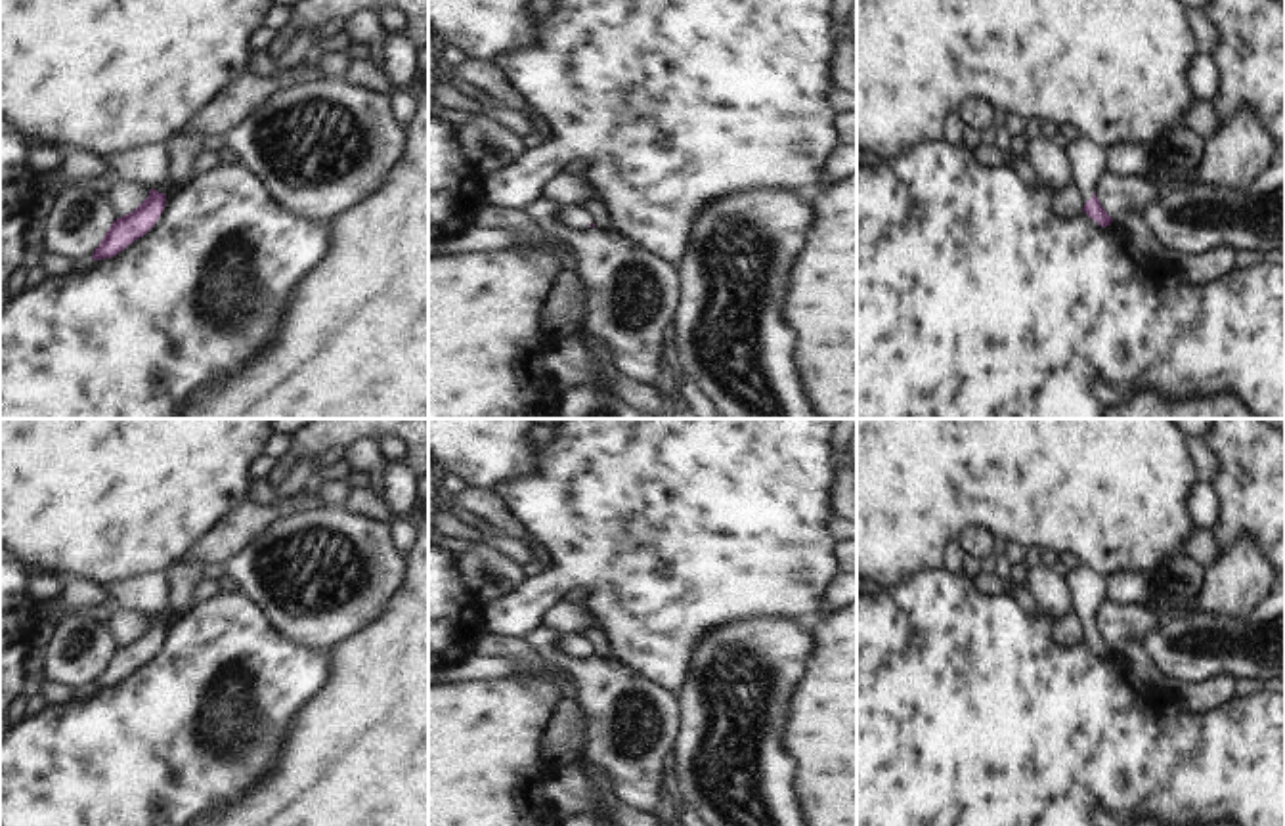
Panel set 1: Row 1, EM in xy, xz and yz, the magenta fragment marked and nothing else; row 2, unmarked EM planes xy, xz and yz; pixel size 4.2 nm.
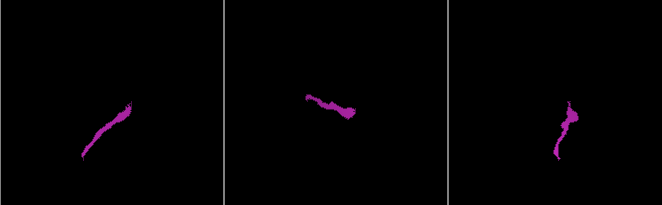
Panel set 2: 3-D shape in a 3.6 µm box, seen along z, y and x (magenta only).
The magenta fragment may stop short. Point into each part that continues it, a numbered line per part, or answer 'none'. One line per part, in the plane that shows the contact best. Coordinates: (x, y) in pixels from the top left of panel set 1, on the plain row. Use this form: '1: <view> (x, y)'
1: yz (1088, 587).

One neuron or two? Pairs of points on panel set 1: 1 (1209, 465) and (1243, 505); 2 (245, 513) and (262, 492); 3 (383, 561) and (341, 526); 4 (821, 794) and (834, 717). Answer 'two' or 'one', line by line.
1: two
2: two
3: one
4: one

